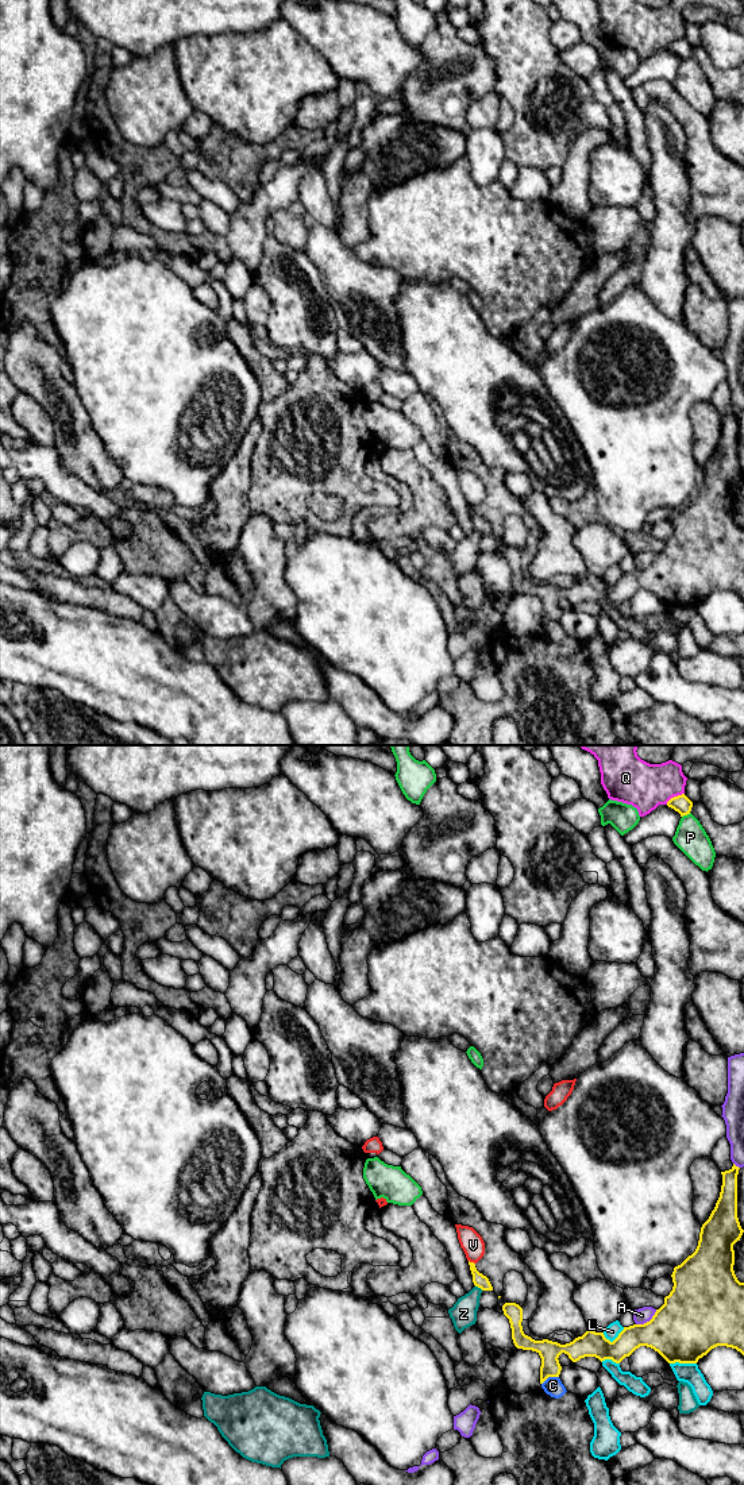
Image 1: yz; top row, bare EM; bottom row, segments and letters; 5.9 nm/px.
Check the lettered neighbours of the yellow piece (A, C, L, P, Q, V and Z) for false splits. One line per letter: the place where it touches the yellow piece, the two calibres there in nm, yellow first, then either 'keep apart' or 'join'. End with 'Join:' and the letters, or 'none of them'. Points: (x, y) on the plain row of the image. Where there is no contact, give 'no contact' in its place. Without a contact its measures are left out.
A: contact yz (647, 566); calibres 400 and 90 nm; keep apart
C: contact yz (550, 620); calibres 120 and 110 nm; keep apart
L: contact yz (615, 583); calibres 170 and 90 nm; keep apart
P: contact yz (686, 58); calibres 110 and 190 nm; keep apart
Q: contact yz (674, 41); calibres 110 and 280 nm; keep apart
V: contact yz (471, 506); calibres 80 and 140 nm; keep apart
Z: contact yz (480, 531); calibres 80 and 160 nm; keep apart
Join: none of them

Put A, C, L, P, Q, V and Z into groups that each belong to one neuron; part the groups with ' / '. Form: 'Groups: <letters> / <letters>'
Groups: A / C / L / P / Q / V / Z

